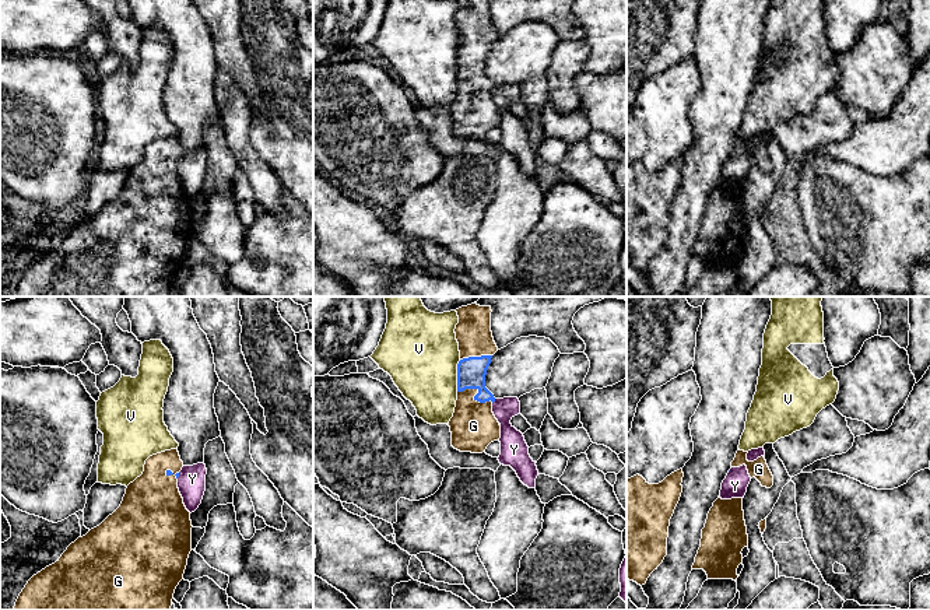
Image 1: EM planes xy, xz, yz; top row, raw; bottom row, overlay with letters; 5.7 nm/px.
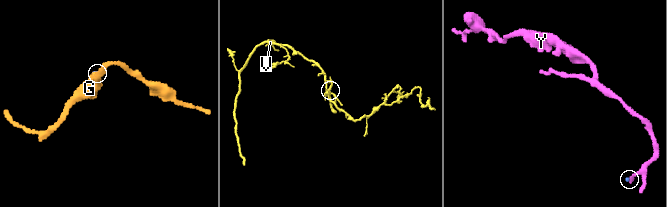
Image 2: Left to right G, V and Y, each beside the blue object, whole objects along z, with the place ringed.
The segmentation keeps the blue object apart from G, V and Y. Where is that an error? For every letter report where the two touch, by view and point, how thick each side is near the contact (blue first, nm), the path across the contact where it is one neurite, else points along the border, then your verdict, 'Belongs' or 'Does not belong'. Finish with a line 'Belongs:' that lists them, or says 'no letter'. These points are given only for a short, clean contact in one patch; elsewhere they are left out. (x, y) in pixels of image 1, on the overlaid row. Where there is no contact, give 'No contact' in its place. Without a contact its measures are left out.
G: Touches blue at xz (477, 393). Thickness 170 nm (blue) against 260 nm. Path across: xz (471, 371), (471, 385), (477, 393), (473, 426). Belongs
V: Touches blue at xz (458, 375). Thickness 170 nm (blue) against 440 nm. Boundary: xz (460, 360), (458, 364), (456, 391). Does not belong
Y: Touches blue at xz (494, 400). Thickness 170 nm (blue) against 130 nm. Boundary: xz (495, 399), (492, 403). Does not belong
Belongs: G

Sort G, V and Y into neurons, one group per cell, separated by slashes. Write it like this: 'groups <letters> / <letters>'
groups G / V / Y

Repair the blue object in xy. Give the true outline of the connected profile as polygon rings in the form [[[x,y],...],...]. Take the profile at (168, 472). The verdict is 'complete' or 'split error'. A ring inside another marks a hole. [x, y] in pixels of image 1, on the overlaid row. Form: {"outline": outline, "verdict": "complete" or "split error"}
{"outline": [[[178,449],[150,456],[143,474],[127,485],[120,506],[99,526],[71,543],[55,564],[34,575],[13,610],[171,610],[192,551],[190,512],[178,488],[182,467]]], "verdict": "split error"}

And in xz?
{"outline": [[[475,302],[456,309],[459,323],[455,333],[459,343],[460,361],[457,364],[457,400],[449,421],[452,446],[460,452],[482,453],[487,446],[499,441],[501,425],[492,413],[494,395],[485,388],[485,375],[492,355],[498,351],[491,332],[491,306]]], "verdict": "split error"}

